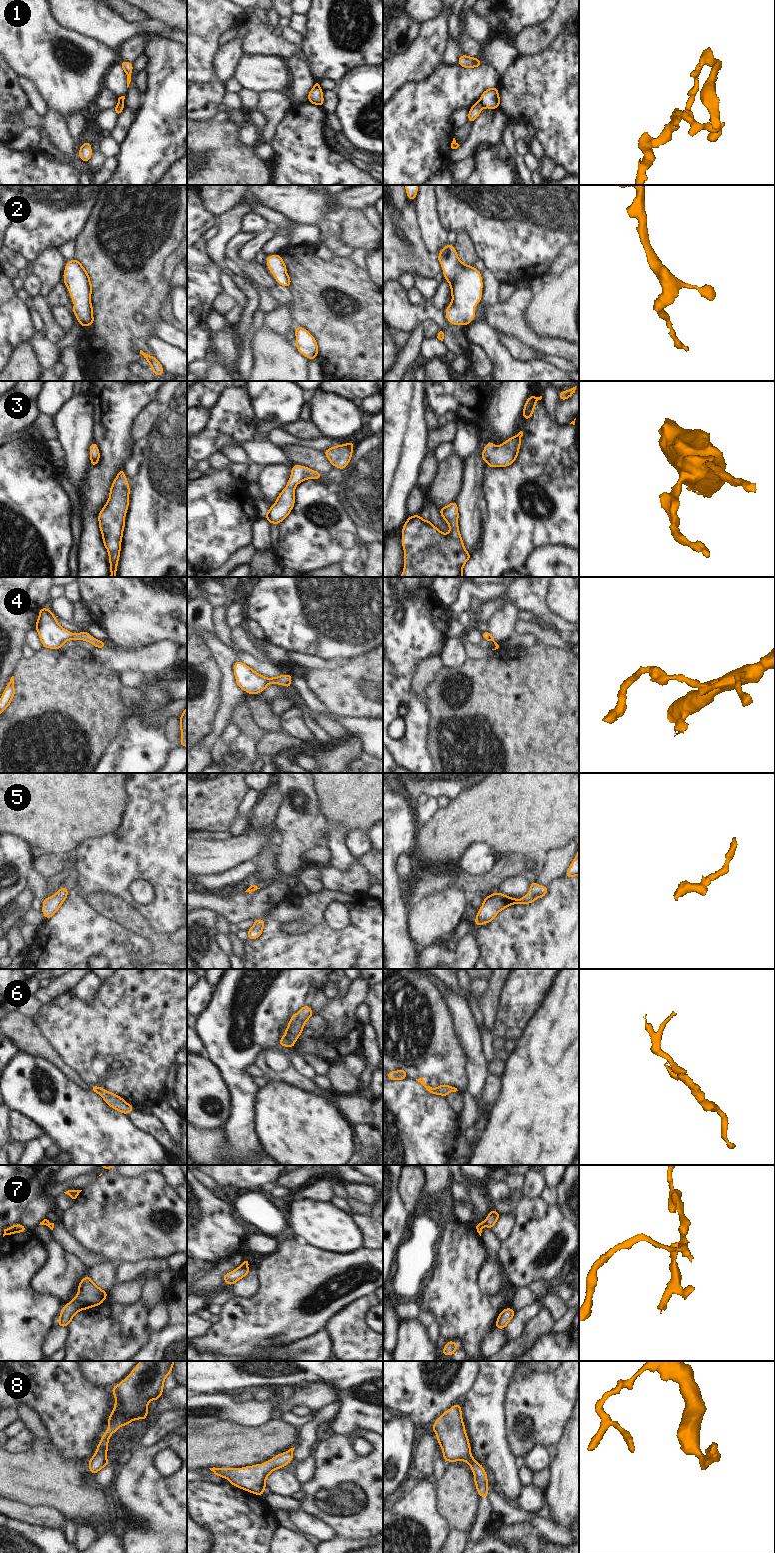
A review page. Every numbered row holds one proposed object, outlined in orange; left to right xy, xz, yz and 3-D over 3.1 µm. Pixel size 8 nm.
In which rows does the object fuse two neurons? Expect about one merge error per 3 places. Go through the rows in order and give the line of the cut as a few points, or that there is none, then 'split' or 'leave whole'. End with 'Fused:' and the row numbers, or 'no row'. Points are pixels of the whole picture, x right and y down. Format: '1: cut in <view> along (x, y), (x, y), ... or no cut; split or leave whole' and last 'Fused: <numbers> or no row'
1: cut in yz along (479, 100), (484, 107); split
2: no cut; leave whole
3: no cut; leave whole
4: no cut; leave whole
5: no cut; leave whole
6: no cut; leave whole
7: cut in yz along (483, 1221), (485, 1225); split
8: no cut; leave whole
Fused: 1, 7

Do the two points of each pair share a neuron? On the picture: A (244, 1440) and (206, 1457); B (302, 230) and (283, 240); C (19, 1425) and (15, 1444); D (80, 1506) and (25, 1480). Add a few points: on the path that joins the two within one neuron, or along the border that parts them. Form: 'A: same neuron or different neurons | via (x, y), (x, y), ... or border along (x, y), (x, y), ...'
A: same neuron | via (235, 1445), (218, 1445), (215, 1448)
B: different neurons | border along (288, 234), (291, 238), (291, 244)
C: different neurons | border along (28, 1424), (22, 1431), (10, 1438)
D: same neuron | via (66, 1492), (54, 1480), (39, 1480)

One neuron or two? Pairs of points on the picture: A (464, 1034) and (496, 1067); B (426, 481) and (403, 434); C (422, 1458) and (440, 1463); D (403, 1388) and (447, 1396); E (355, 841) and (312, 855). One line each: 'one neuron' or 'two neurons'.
A: two neurons
B: two neurons
C: two neurons
D: one neuron
E: two neurons

